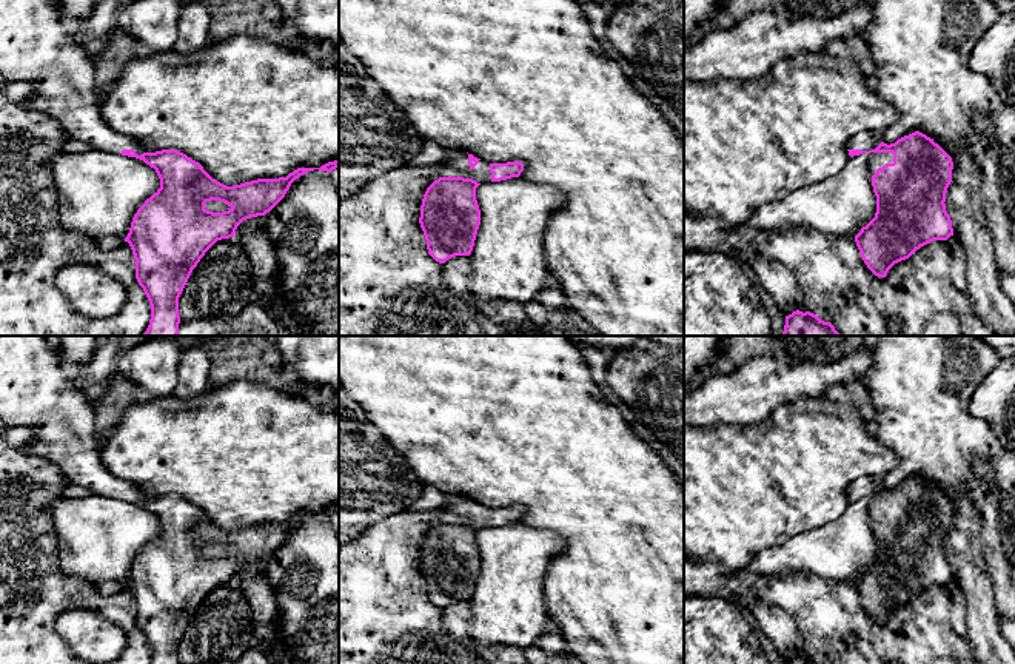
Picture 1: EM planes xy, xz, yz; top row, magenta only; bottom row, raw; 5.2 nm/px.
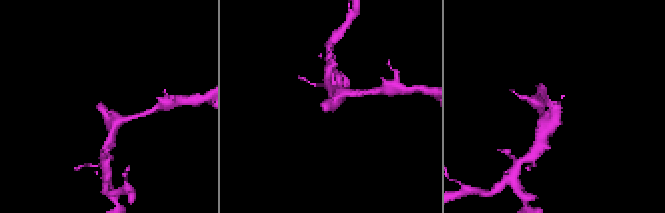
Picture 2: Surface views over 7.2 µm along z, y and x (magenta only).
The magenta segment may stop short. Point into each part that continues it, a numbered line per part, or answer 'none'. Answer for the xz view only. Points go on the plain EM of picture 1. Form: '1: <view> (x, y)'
1: xz (456, 506)

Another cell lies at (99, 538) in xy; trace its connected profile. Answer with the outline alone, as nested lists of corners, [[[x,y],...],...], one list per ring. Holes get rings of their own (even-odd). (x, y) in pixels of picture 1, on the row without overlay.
[[[95,493],[85,498],[60,496],[51,505],[51,516],[60,570],[94,585],[105,581],[126,582],[137,555],[160,533],[156,515],[143,505]]]

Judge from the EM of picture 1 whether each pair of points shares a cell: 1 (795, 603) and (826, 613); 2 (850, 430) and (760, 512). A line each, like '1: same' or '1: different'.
1: same
2: same

